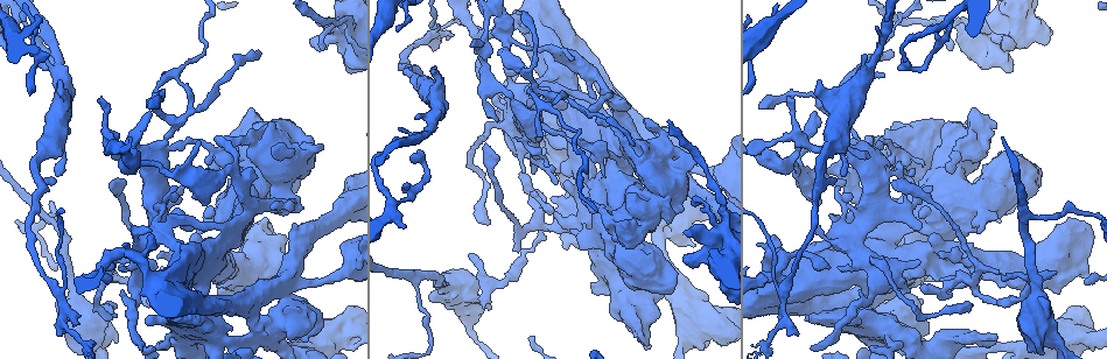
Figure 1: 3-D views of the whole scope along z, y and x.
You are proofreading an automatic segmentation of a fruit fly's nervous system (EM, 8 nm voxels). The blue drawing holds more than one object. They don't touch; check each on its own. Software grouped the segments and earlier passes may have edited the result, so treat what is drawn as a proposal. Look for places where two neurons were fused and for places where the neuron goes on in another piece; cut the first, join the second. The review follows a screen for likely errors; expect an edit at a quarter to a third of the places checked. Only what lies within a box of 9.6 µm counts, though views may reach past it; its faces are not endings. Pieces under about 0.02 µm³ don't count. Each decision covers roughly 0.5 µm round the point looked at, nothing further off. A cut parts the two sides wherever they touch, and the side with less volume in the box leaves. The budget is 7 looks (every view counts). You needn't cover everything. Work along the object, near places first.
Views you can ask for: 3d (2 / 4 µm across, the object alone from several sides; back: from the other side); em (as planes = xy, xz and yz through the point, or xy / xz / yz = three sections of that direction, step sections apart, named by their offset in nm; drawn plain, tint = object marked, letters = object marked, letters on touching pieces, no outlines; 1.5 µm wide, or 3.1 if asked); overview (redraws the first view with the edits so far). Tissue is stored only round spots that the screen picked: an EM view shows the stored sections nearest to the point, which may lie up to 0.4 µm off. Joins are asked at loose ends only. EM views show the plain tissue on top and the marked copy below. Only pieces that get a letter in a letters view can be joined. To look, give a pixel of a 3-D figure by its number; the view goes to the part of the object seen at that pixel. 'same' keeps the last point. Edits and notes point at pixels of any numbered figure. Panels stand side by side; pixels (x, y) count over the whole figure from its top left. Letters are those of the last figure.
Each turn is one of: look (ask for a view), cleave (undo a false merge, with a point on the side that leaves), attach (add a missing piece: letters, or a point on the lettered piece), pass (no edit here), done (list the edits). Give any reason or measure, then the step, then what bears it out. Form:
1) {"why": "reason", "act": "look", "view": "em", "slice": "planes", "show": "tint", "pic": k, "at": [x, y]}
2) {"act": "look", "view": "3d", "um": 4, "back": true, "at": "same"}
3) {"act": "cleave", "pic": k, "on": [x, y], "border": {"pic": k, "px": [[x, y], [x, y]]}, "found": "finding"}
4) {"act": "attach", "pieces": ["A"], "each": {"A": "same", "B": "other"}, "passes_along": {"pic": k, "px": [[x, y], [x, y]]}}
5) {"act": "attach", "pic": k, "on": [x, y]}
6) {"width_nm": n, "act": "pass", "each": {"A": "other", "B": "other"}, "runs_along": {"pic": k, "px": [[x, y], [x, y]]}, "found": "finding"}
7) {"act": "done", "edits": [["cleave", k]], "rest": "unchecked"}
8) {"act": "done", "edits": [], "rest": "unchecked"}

{"why": "branch stops here", "act": "look", "view": "em", "slice": "yz", "step": 4, "show": "tint", "pic": 1, "at": [174, 212]}

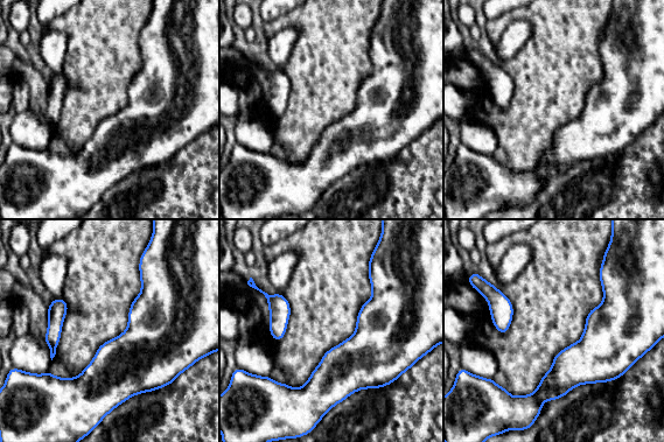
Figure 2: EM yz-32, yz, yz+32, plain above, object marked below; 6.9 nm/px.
{"why": "another direction", "act": "look", "view": "em", "slice": "planes", "show": "letters", "at": "same"}

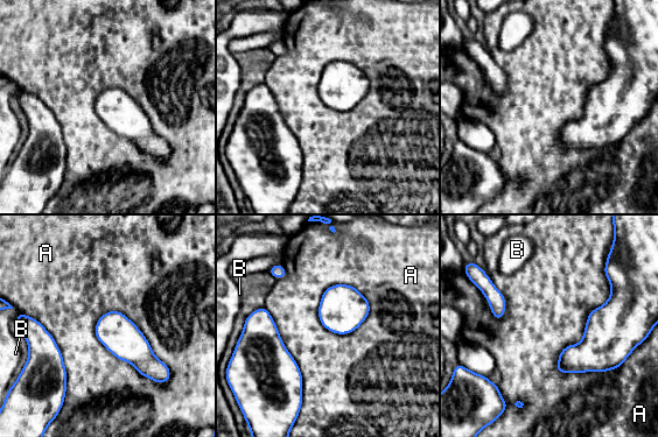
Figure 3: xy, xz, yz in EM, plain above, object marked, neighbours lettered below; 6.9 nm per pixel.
{"act": "pass", "each": {"A": "other", "B": "other"}, "found": "none of them fits"}

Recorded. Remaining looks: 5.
{"why": "thick end", "act": "look", "view": "em", "slice": "planes", "show": "letters", "pic": 1, "at": [320, 147]}

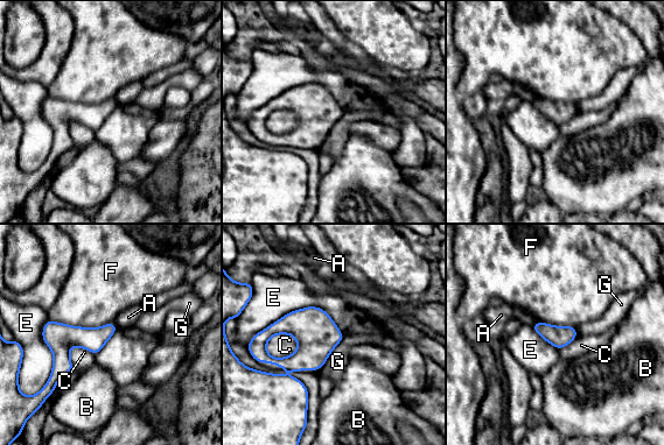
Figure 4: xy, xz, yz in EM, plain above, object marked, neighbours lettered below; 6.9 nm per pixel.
{"act": "pass", "each": {"A": "other", "B": "other", "C": "other", "E": "other", "F": "other", "G": "other"}, "border": {"pic": 4, "px": [[343, 333], [303, 306], [249, 343]]}, "found": "no lettered piece goes on from it"}

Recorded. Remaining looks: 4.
{"act": "look", "view": "em", "slice": "planes", "show": "letters", "pic": 1, "at": [406, 188]}

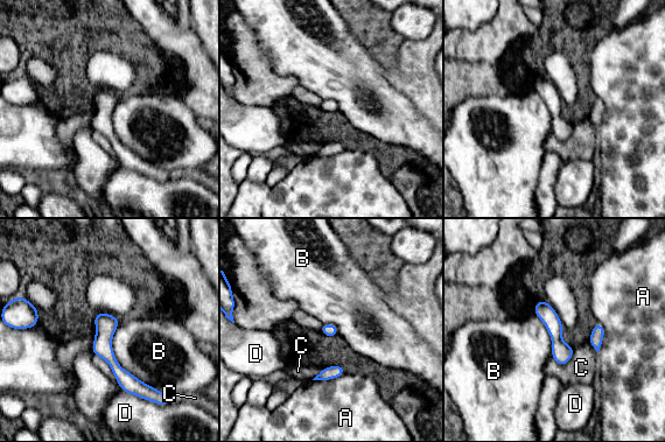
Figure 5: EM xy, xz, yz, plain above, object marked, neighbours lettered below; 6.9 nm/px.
{"act": "pass", "each": {"A": "other", "B": "other", "C": "other", "D": "other"}, "border": {"pic": 5, "px": [[119, 321], [116, 360], [165, 393]]}, "found": "no lettered piece goes on from it"}

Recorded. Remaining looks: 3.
{"act": "done", "edits": [], "rest": "unchecked"}

